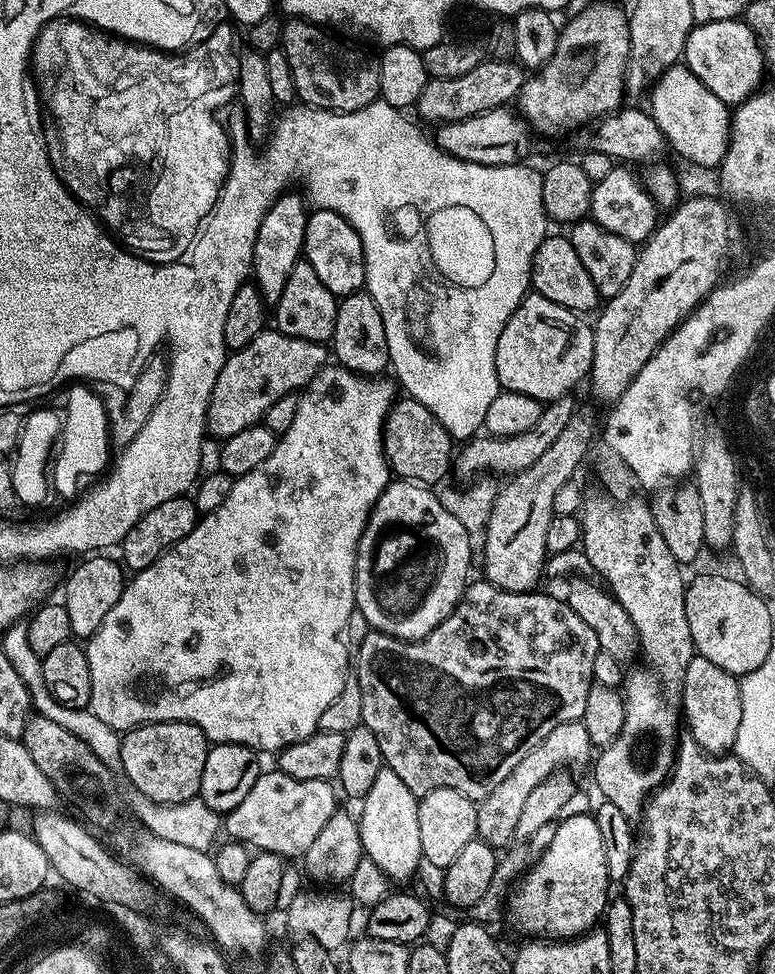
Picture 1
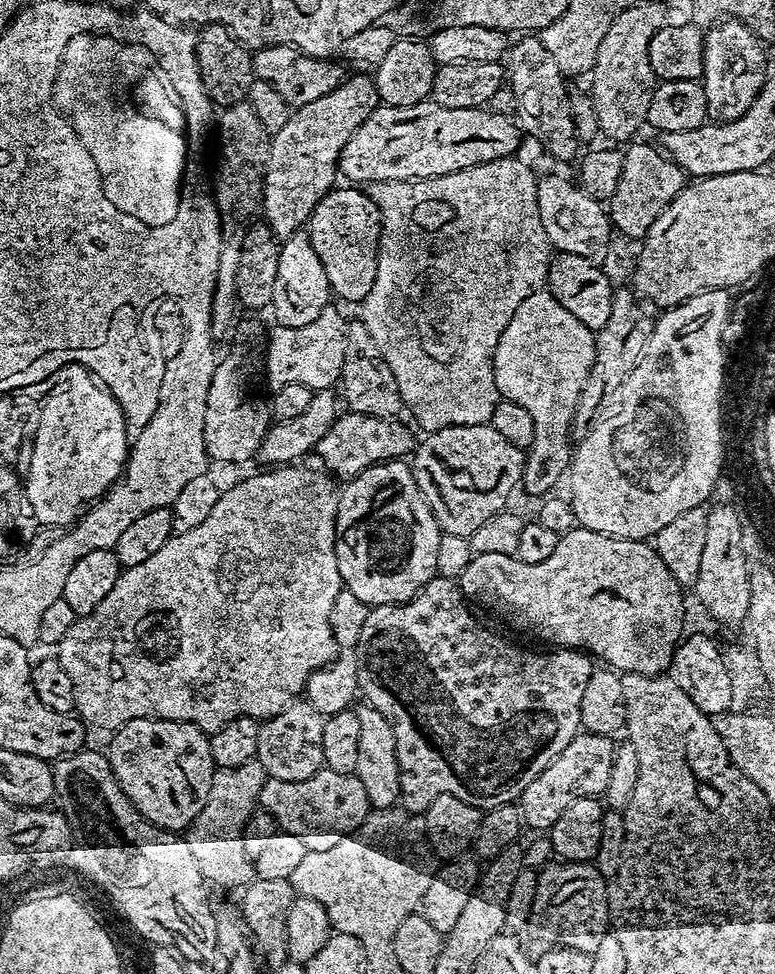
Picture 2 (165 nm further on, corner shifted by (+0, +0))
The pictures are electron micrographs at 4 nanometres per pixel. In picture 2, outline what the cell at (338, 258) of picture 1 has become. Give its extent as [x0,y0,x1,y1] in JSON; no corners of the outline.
[306,186,382,306]

